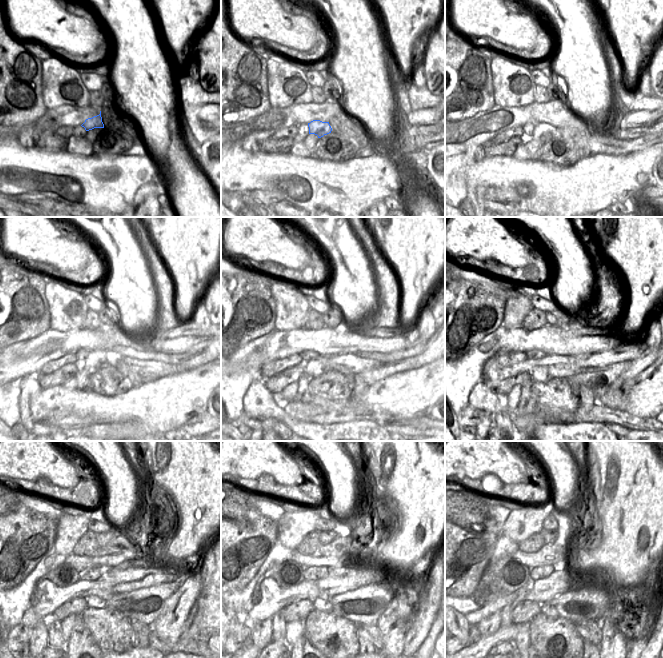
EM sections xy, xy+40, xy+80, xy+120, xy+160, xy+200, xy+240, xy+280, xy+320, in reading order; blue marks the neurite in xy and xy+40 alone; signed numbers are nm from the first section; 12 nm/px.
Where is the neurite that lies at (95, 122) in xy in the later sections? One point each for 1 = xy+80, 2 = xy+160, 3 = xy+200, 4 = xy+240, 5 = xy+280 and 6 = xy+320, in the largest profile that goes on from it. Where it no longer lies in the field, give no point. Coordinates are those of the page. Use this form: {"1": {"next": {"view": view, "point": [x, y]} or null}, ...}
{"1": {"next": {"view": "xy+80", "point": [543, 131]}}, "2": {"next": {"view": "xy+160", "point": [313, 368]}}, "3": {"next": {"view": "xy+200", "point": [539, 374]}}, "4": {"next": {"view": "xy+240", "point": [93, 601]}}, "5": {"next": {"view": "xy+280", "point": [320, 604]}}, "6": {"next": {"view": "xy+320", "point": [549, 610]}}}

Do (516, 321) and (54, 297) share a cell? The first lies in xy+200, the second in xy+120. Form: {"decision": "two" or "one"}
{"decision": "one"}

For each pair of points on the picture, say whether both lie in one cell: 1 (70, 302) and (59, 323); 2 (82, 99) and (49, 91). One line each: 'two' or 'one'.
1: one
2: one

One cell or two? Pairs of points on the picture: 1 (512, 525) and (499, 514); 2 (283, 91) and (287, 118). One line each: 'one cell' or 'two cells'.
1: two cells
2: two cells

